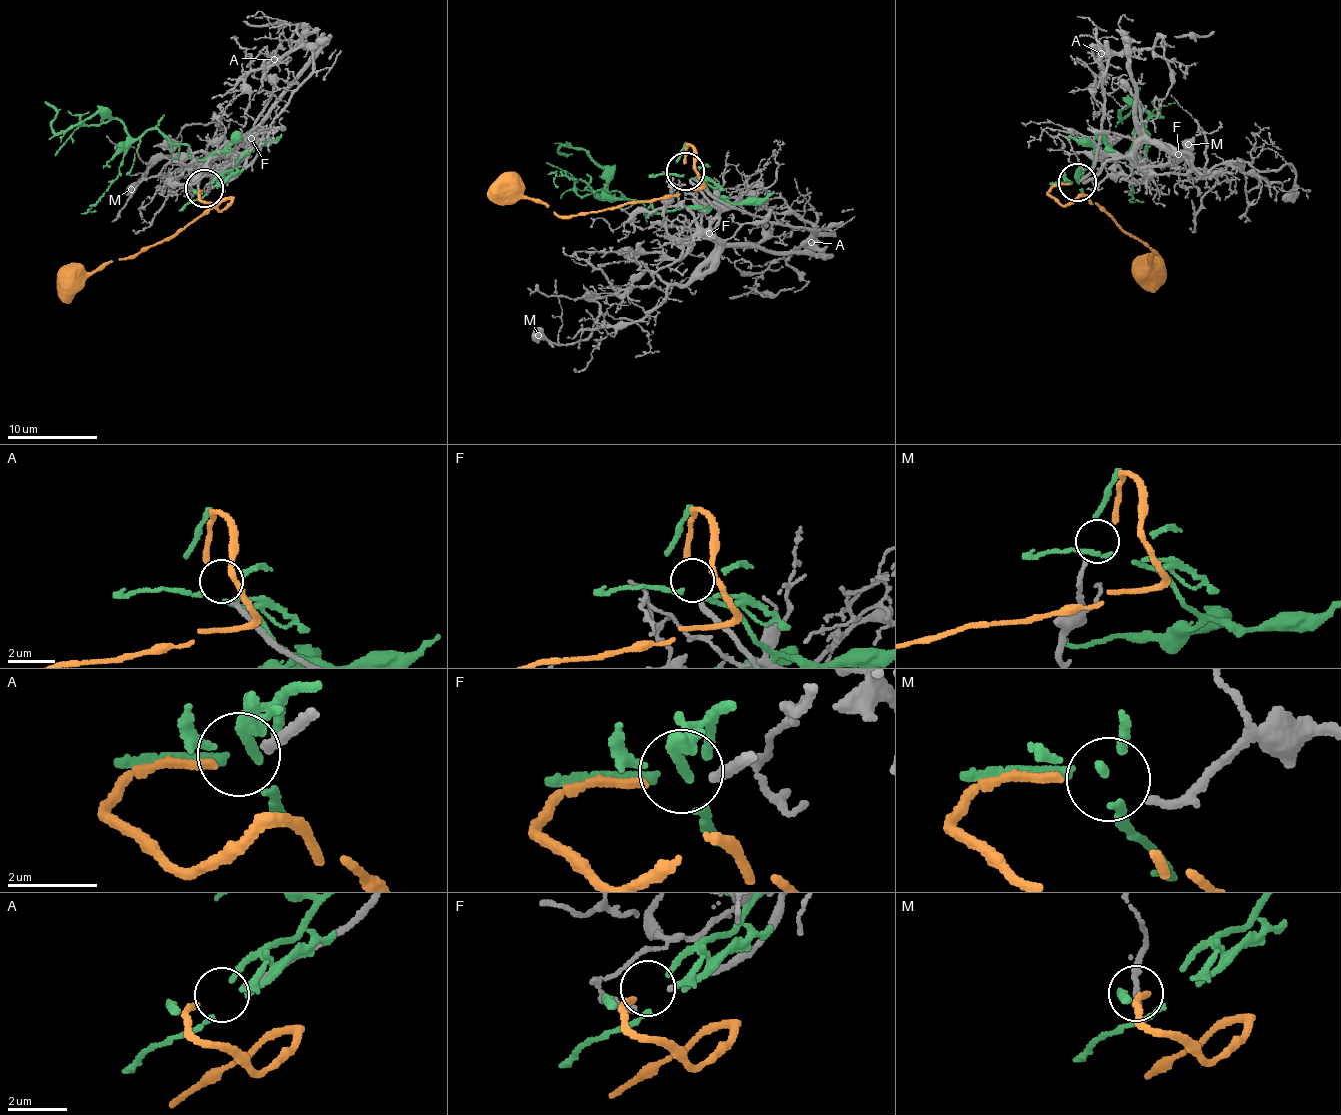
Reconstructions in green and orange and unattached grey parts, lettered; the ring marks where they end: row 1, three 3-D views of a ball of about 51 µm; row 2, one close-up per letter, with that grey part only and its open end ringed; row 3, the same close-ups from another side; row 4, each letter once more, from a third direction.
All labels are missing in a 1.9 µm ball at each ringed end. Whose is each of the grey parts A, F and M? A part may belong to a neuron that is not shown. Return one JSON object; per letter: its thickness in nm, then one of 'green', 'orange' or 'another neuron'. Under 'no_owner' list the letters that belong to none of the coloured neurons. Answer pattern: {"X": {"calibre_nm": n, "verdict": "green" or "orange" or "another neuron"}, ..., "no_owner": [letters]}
{"A": {"calibre_nm": 200, "verdict": "another neuron"}, "F": {"calibre_nm": 240, "verdict": "orange"}, "M": {"calibre_nm": 170, "verdict": "green"}, "no_owner": ["A"]}

